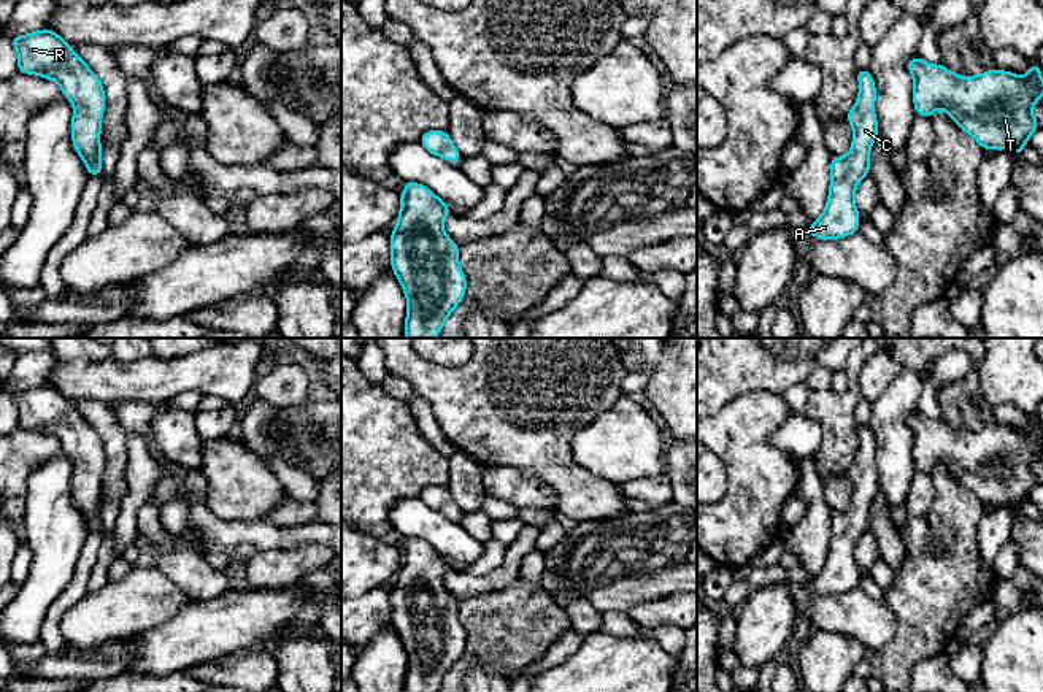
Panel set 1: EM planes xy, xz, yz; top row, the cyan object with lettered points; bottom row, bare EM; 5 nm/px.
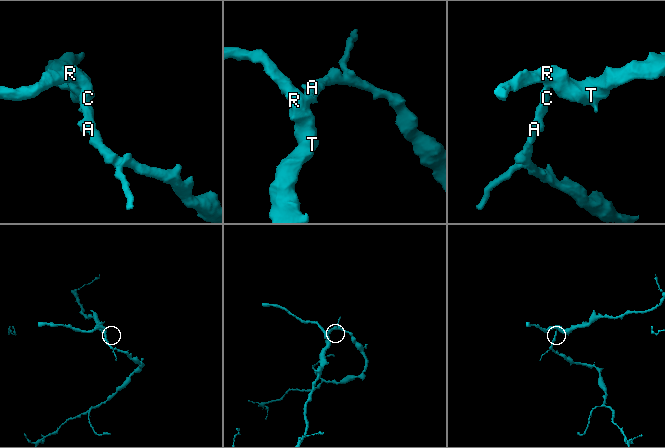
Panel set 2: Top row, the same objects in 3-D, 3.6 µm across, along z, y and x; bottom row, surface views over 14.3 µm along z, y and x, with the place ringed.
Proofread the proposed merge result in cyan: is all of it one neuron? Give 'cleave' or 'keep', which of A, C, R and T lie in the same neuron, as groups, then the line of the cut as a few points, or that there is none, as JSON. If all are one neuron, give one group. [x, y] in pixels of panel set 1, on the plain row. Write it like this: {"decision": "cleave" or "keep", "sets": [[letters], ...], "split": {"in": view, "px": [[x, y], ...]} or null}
{"decision": "keep", "sets": [["A", "C", "R", "T"]], "split": null}

